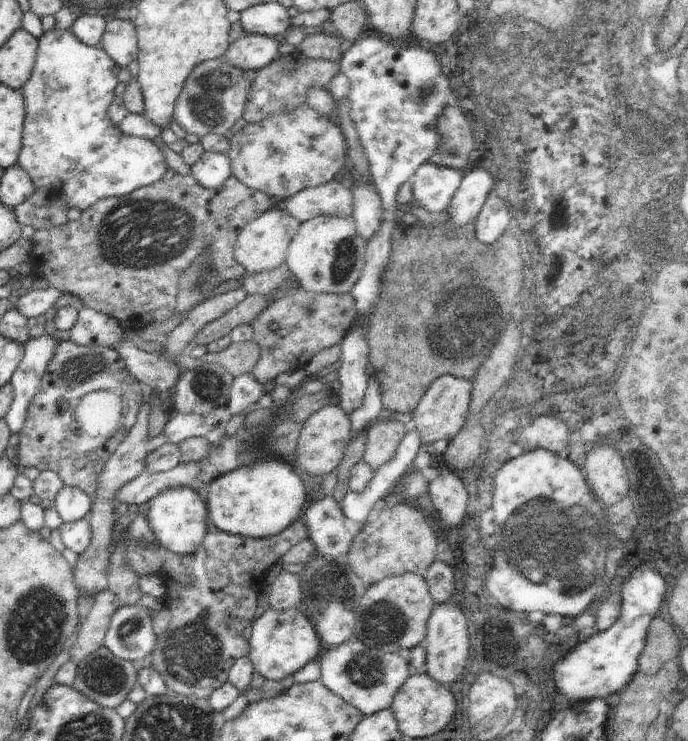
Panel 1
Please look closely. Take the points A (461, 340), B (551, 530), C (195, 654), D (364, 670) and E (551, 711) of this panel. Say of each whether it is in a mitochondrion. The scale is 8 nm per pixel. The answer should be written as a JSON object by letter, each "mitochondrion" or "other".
{"A":"mitochondrion","B":"mitochondrion","C":"mitochondrion","D":"mitochondrion","E":"other"}

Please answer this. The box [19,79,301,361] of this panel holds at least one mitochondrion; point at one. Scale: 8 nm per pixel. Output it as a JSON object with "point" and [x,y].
{"point":[145,234]}

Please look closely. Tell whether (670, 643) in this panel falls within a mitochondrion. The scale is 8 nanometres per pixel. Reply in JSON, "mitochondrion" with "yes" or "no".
{"mitochondrion":"no"}

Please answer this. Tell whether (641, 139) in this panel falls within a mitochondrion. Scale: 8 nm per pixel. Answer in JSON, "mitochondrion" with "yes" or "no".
{"mitochondrion":"yes"}

